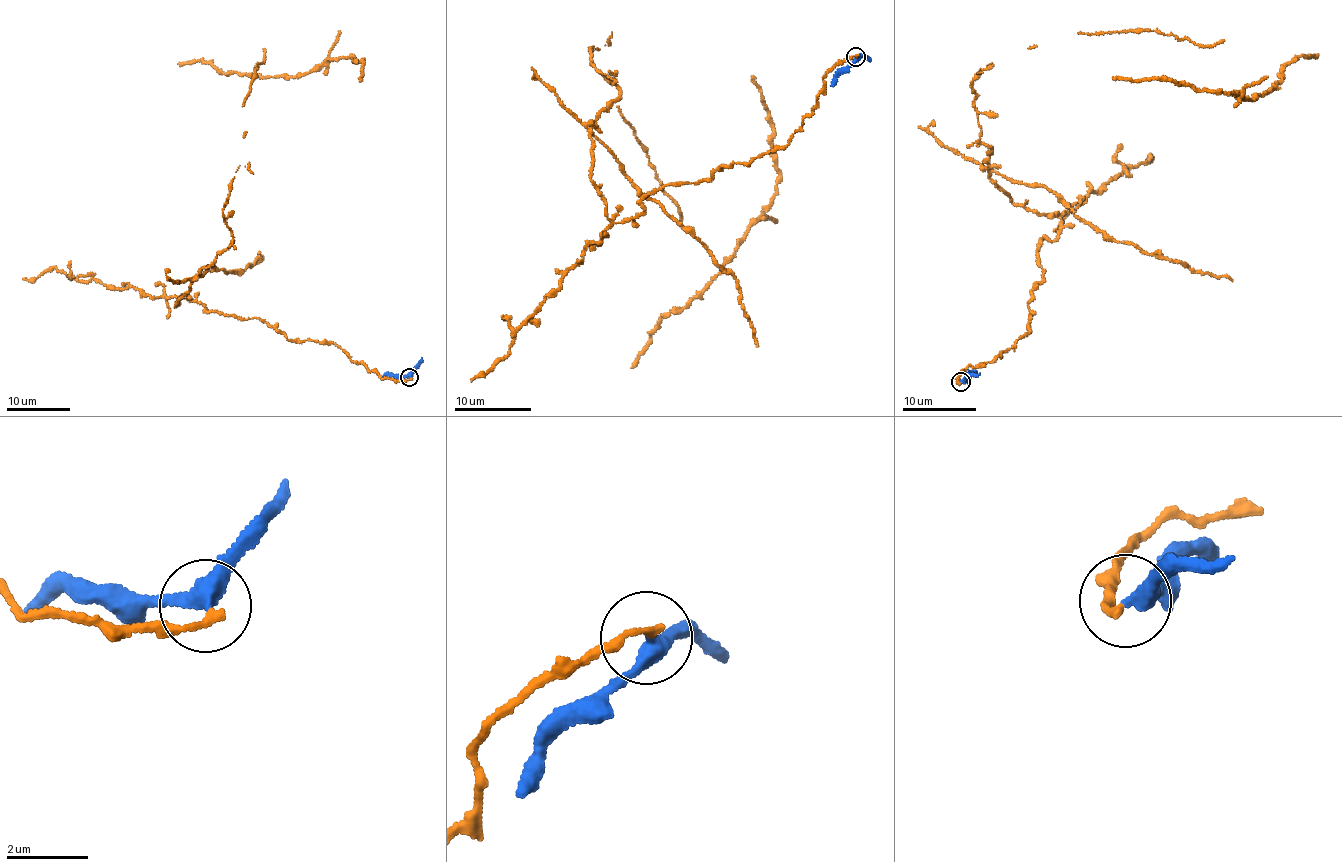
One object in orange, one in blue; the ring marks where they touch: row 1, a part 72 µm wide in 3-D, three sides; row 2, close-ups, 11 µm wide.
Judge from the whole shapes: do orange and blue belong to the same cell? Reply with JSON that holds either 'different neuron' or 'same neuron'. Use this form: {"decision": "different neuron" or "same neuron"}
{"decision": "different neuron"}

